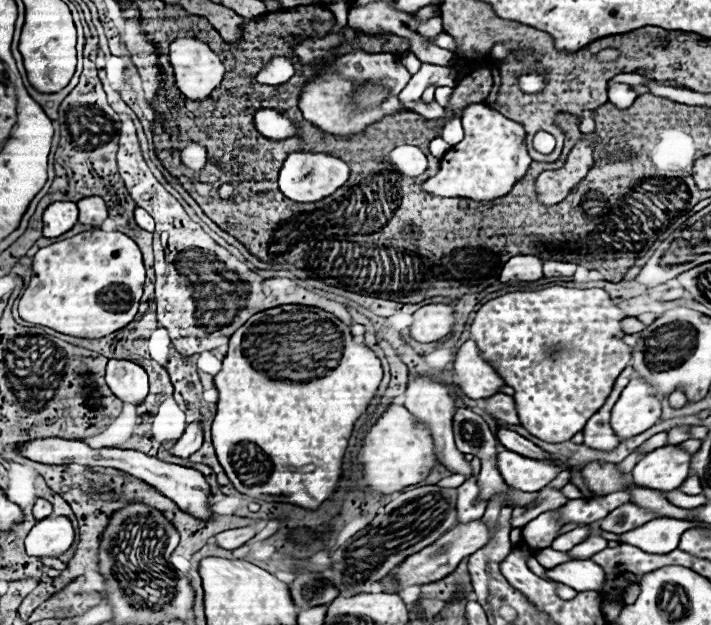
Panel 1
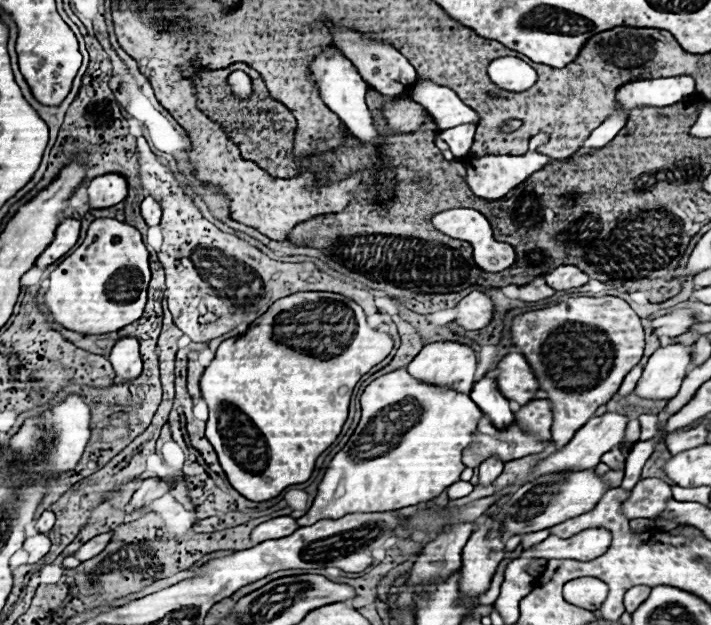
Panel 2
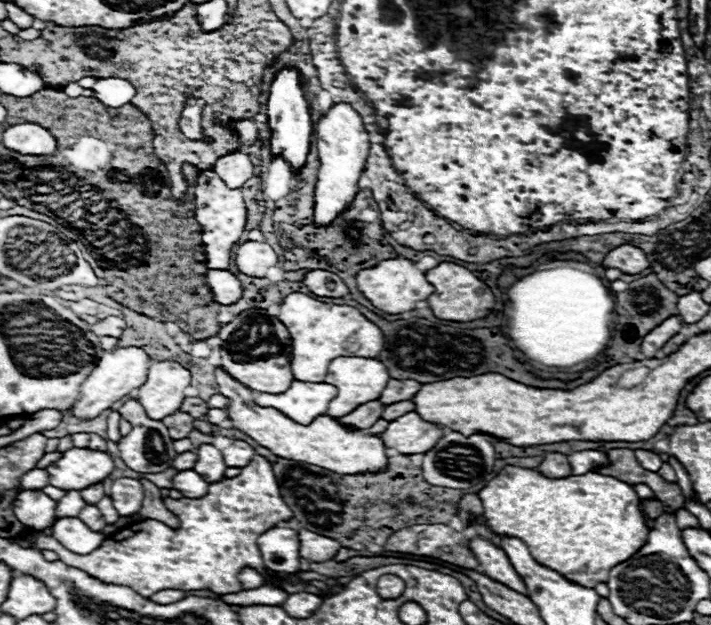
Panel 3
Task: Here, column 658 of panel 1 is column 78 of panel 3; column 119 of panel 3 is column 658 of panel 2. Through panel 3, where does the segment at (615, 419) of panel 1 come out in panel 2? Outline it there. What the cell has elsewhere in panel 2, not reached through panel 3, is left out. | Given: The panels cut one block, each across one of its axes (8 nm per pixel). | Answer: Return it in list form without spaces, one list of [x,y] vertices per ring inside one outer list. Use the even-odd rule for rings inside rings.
[[[670,344],[658,348],[644,366],[634,392],[648,400],[670,400],[678,394],[680,384],[690,366],[692,346]]]

